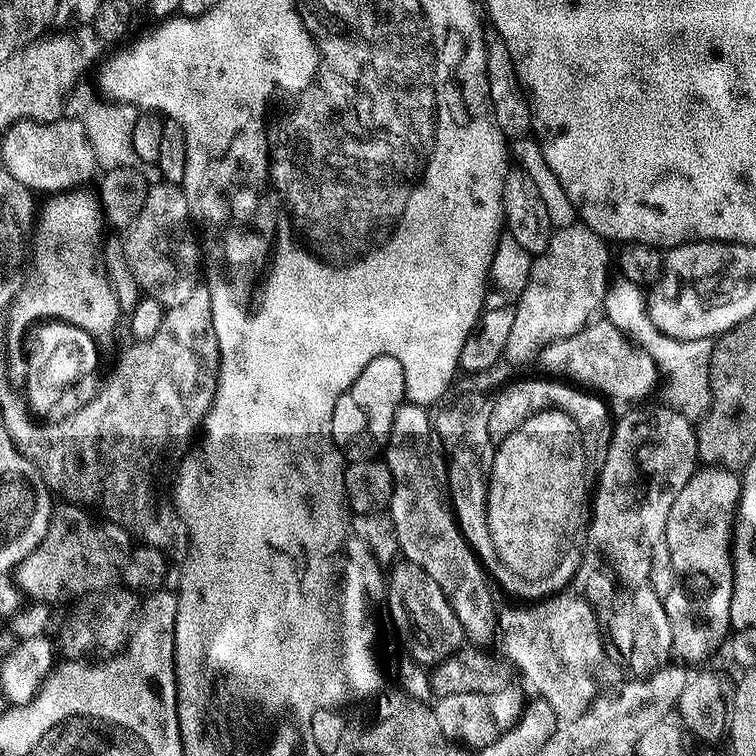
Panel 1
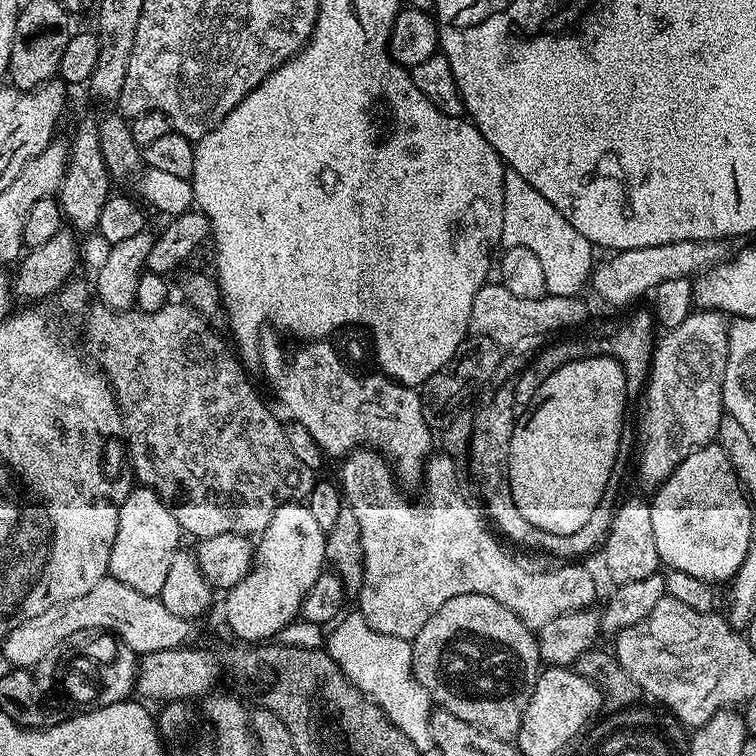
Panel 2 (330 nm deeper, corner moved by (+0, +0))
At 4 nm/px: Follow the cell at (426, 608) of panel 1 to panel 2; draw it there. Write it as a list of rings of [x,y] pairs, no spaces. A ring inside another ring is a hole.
[[[458,594],[458,598],[442,602],[442,606],[426,618],[426,626],[418,630],[410,643],[412,673],[432,701],[464,722],[486,730],[494,738],[515,741],[542,671],[538,636],[533,629],[506,610],[502,602],[494,602],[494,598],[486,594]]]

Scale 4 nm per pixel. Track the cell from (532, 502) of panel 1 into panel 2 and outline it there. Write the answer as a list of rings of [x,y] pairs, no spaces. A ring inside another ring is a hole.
[[[591,356],[554,370],[527,401],[528,409],[519,415],[510,442],[508,477],[514,503],[526,522],[549,536],[574,534],[586,526],[594,506],[610,487],[616,455],[620,452],[620,431],[624,428],[624,407],[630,393],[624,368],[612,356]]]

